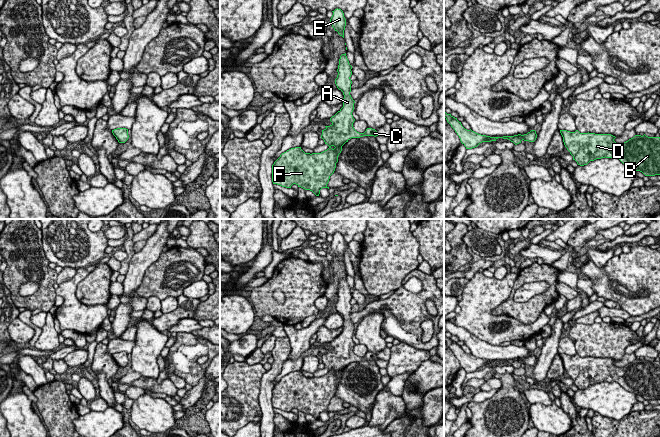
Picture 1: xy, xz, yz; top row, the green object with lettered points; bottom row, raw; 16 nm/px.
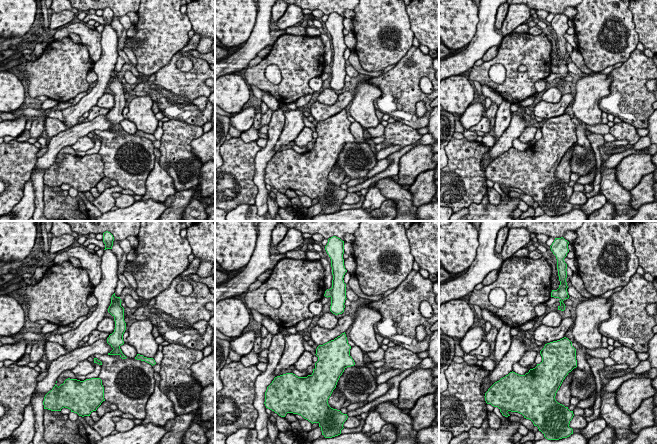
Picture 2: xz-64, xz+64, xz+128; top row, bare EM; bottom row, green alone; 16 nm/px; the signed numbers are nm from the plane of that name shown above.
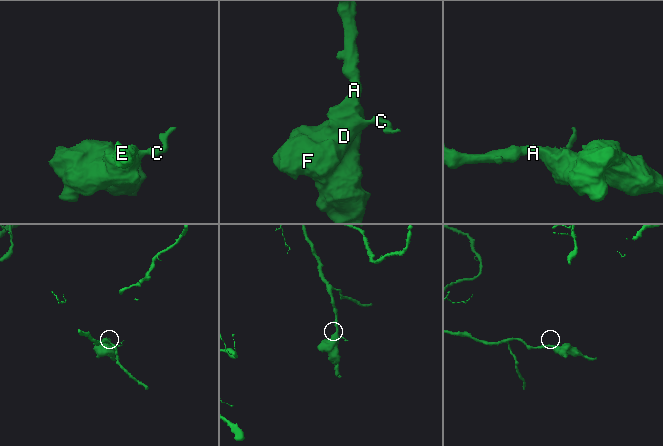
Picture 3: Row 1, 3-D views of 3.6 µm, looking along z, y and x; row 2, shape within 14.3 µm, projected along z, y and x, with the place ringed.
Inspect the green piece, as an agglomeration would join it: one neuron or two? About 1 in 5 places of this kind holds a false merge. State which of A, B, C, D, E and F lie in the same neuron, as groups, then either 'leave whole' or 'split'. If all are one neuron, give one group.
A B C D E F; leave whole

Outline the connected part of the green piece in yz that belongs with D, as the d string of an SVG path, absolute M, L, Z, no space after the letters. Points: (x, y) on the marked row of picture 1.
M560 130L560 133L565 147L580 166L596 159L615 157L627 167L640 171L645 176L660 175L660 137L635 135L624 143L616 143L614 141L616 137L611 134L580 133L578 130L575 132Z

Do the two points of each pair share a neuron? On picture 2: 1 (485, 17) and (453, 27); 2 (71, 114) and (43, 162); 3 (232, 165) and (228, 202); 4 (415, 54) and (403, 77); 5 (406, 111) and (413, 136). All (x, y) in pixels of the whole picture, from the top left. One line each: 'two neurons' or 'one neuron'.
1: two neurons
2: two neurons
3: one neuron
4: one neuron
5: two neurons

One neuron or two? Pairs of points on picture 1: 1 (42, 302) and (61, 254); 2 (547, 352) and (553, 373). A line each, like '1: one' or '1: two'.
1: two
2: two

